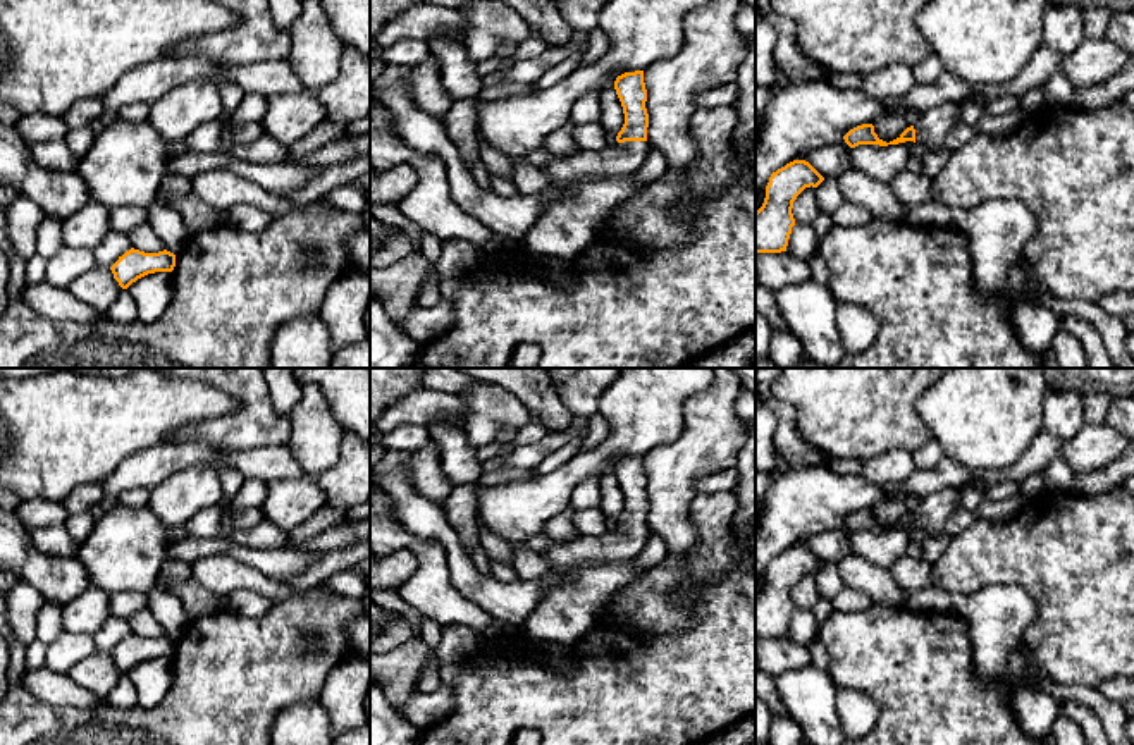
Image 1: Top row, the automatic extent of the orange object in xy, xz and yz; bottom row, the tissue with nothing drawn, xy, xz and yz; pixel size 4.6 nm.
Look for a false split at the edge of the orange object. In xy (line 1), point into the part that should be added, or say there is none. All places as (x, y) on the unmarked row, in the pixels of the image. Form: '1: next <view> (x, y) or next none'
1: next none

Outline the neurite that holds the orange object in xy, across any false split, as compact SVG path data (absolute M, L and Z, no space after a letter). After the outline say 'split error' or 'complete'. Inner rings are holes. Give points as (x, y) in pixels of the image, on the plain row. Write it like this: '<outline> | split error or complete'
M131 633L110 652L114 664L122 674L127 674L138 664L155 657L172 657L176 640L163 635L158 638L145 638Z | complete

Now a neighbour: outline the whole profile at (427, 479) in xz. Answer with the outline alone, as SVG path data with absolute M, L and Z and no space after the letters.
M435 440L416 451L406 451L410 483L413 490L442 506L454 485L446 478L441 463L441 449Z

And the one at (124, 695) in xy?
M122 674L114 690L105 699L107 704L127 711L138 705L138 690L127 674Z

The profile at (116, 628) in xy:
M110 616L105 625L93 635L93 640L98 650L110 654L129 635L129 619Z

